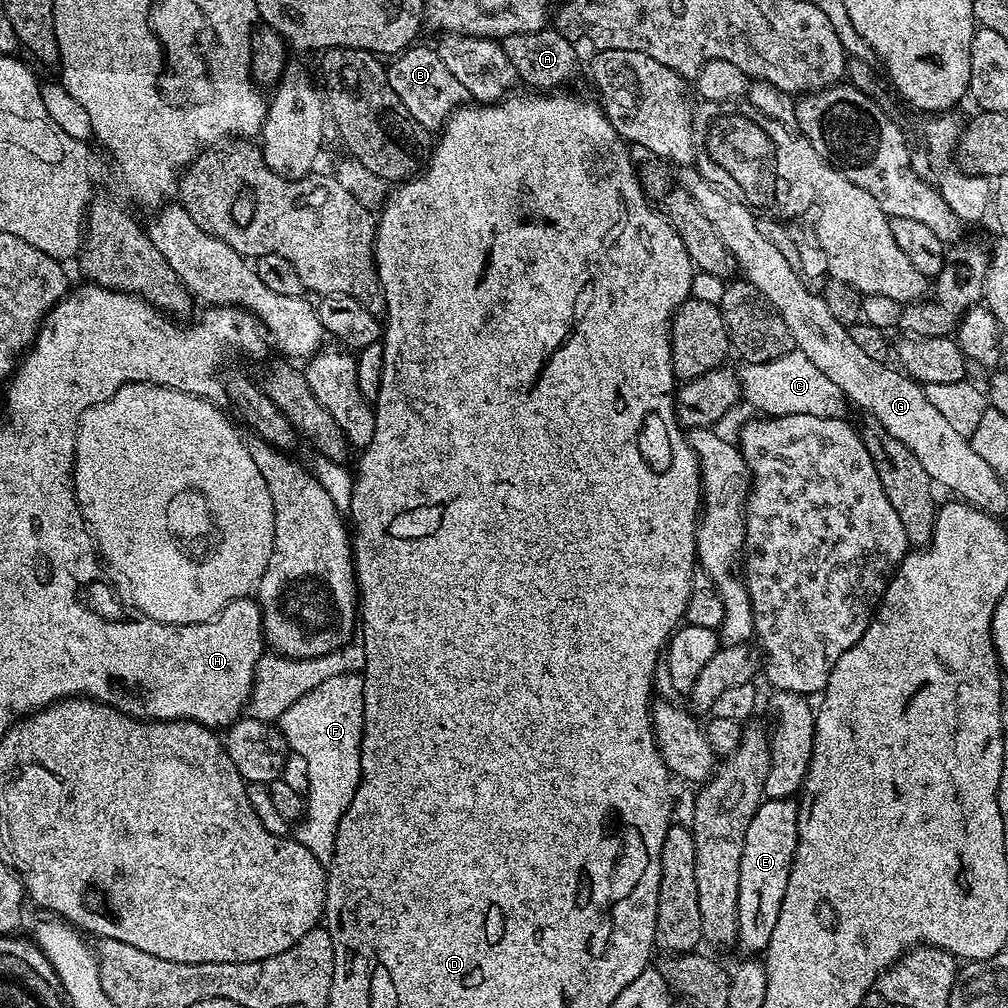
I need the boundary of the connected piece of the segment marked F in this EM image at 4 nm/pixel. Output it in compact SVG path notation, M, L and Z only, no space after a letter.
M345 674L326 678L322 686L310 690L290 710L280 715L278 727L288 739L289 749L295 750L306 758L306 766L310 774L308 791L306 793L306 815L297 823L294 839L306 846L321 862L331 861L336 849L336 831L342 814L350 806L356 796L362 774L362 738L364 737L364 677L360 674Z

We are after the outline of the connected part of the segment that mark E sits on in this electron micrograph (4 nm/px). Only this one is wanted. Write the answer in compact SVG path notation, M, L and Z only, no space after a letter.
M792 798L765 799L750 820L738 874L736 944L744 954L763 953L770 942L770 934L774 934L778 910L782 910L782 898L786 898L786 886L790 882L790 870L800 841L799 822L800 809Z

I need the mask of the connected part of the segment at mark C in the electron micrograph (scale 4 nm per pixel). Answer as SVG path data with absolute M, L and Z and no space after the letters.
M798 350L787 352L782 358L765 364L745 363L743 367L738 372L743 399L748 399L760 411L757 413L765 417L794 414L835 416L841 411L840 387L826 378L826 374L822 374L822 370L818 370L818 366L814 366L814 362L810 362L810 358Z

